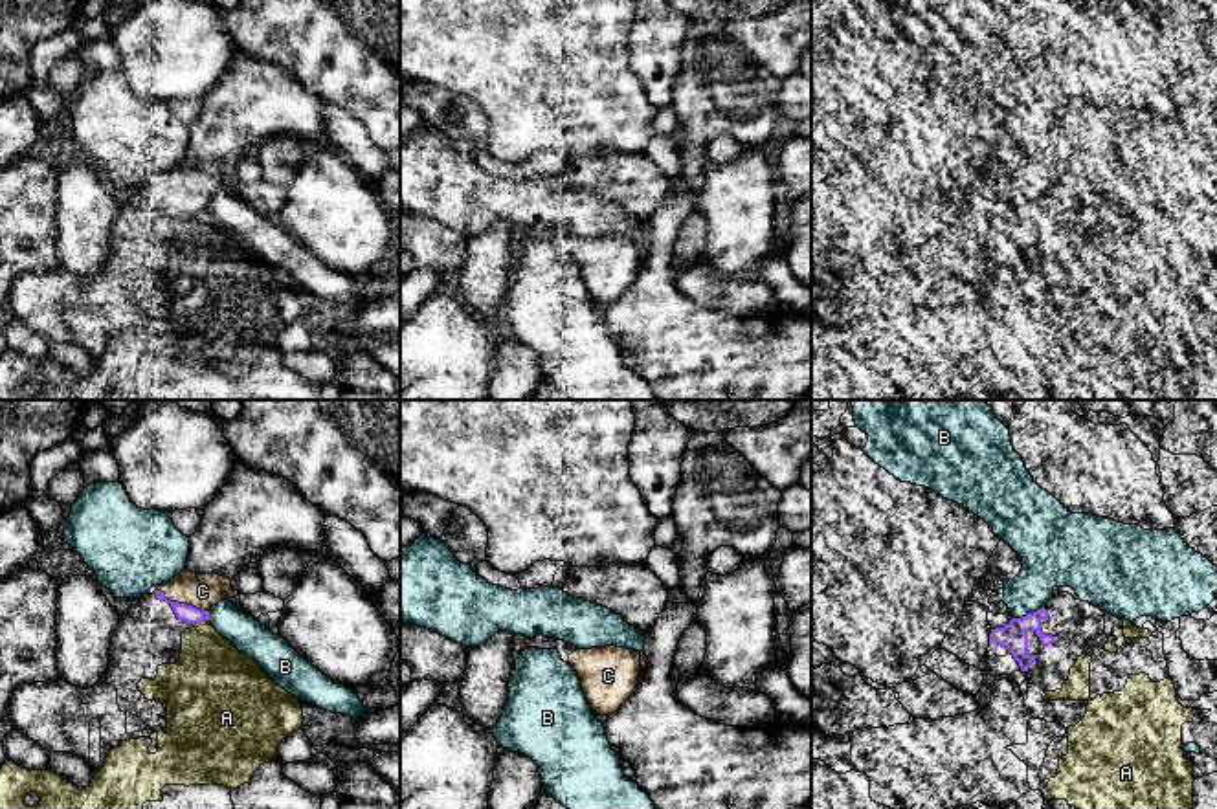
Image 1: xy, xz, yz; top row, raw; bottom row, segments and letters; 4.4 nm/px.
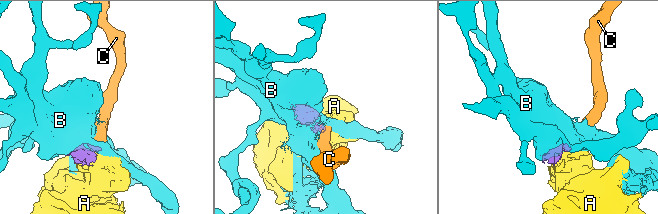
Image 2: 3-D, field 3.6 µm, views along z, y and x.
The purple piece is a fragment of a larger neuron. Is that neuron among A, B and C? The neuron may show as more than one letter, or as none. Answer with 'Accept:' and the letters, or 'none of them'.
Accept: C

